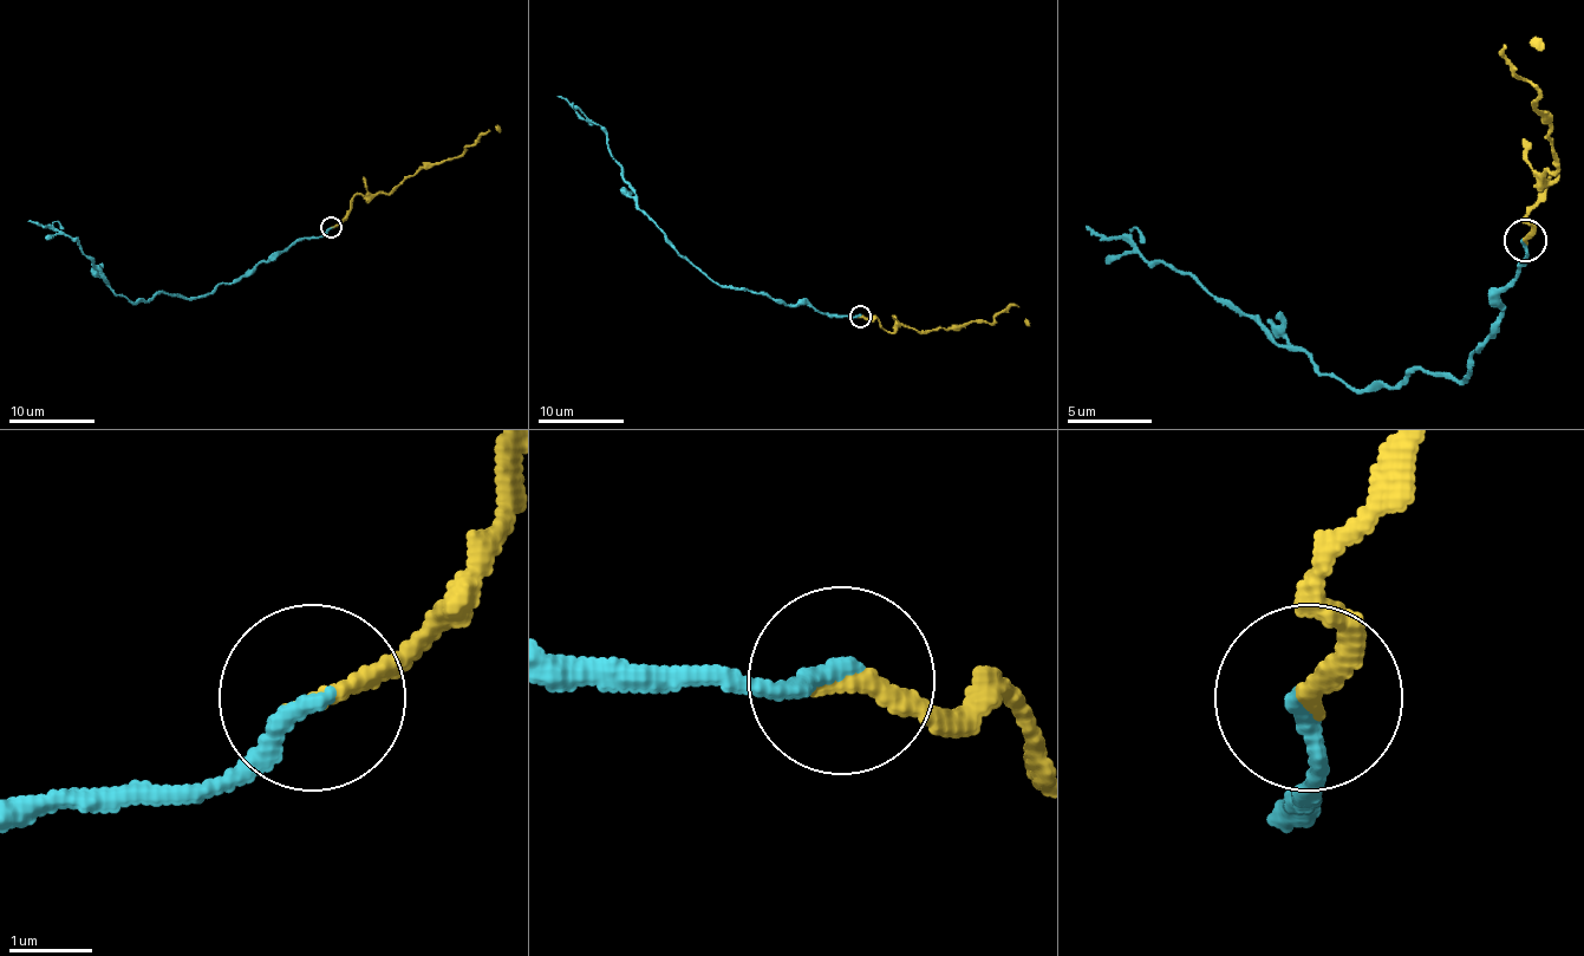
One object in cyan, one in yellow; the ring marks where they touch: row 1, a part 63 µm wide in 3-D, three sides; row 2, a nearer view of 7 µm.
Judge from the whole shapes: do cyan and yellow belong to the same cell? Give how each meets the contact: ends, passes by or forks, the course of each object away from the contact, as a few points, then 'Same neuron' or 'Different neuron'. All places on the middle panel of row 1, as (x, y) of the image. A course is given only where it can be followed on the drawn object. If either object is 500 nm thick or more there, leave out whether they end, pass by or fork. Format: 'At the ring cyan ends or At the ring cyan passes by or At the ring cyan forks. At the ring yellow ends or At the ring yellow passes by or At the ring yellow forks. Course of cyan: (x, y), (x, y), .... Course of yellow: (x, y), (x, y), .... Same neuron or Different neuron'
At the ring cyan ends. At the ring yellow ends. Course of cyan: (860, 316), (828, 316), (709, 279), (636, 205), (606, 131), (556, 96). Course of yellow: (860, 316), (875, 318), (890, 333), (899, 326), (920, 331), (992, 322), (999, 313), (1016, 305), (1029, 326). Same neuron

